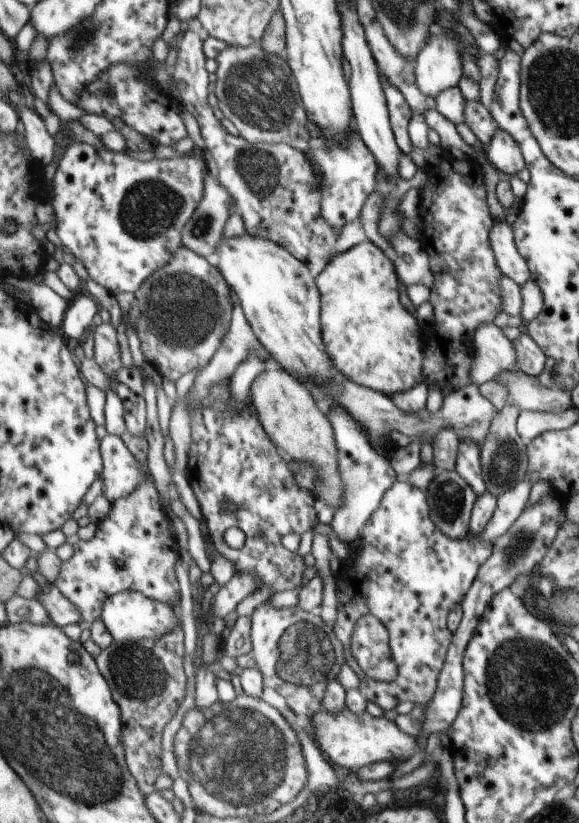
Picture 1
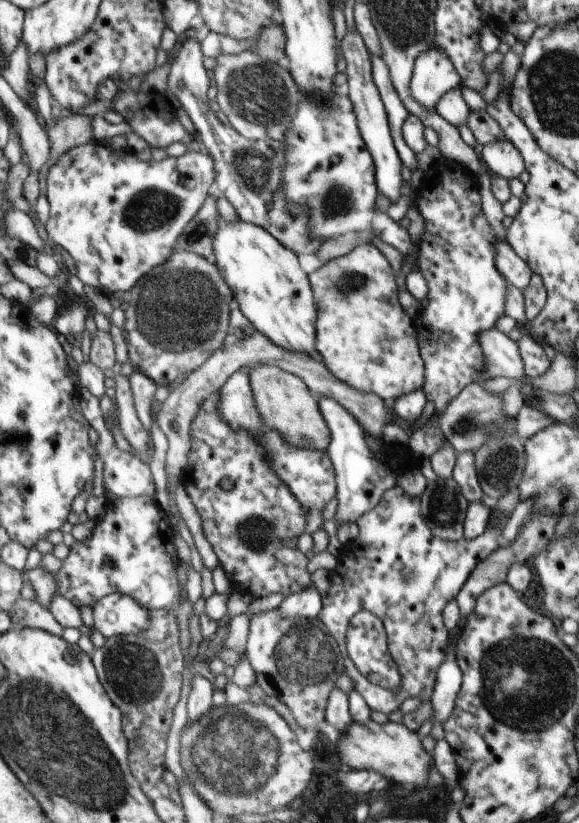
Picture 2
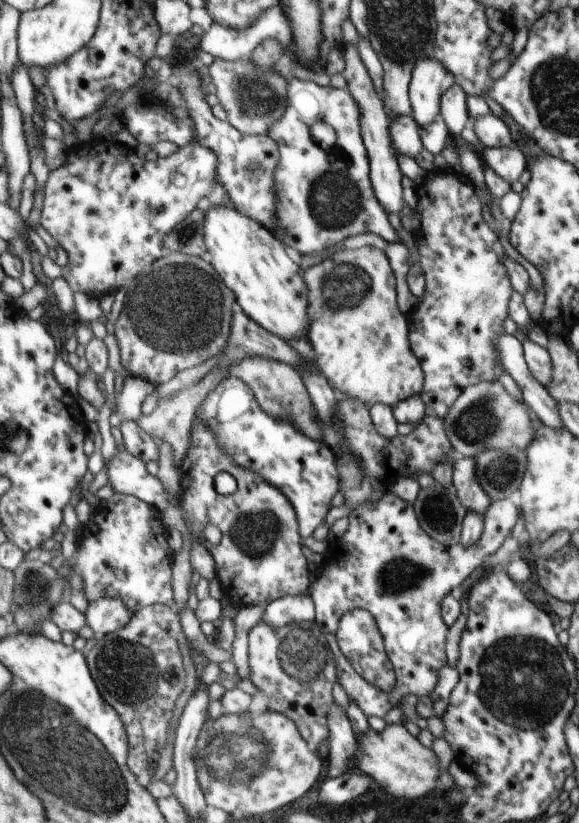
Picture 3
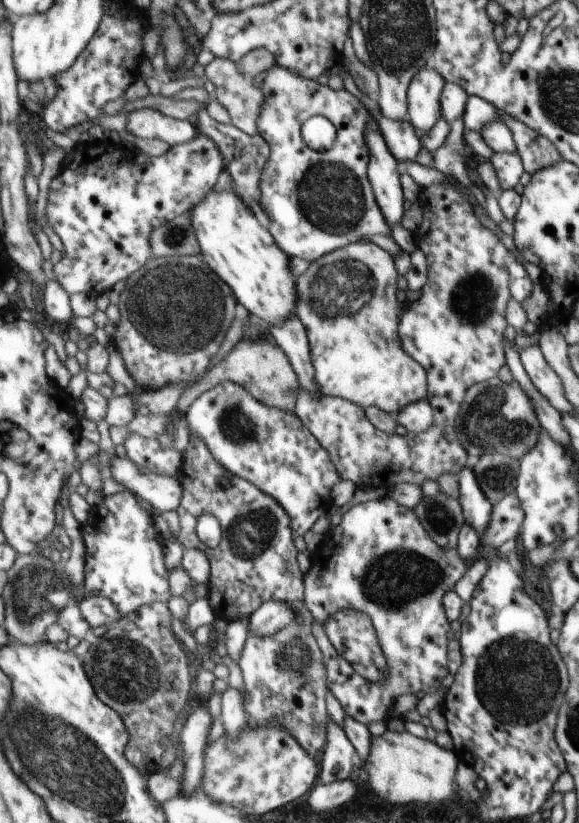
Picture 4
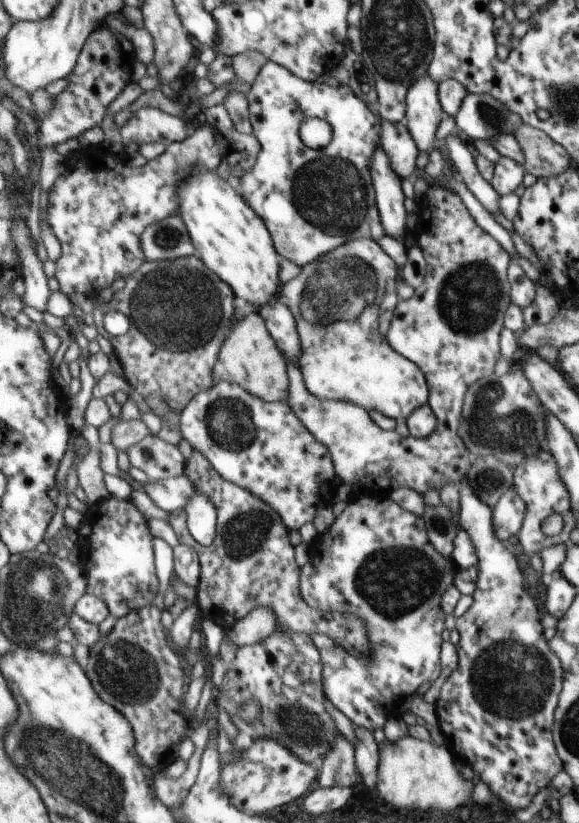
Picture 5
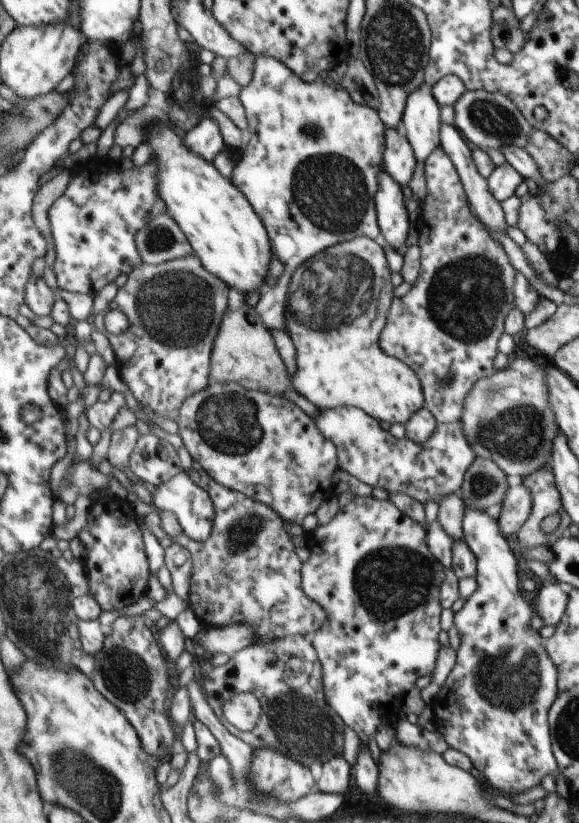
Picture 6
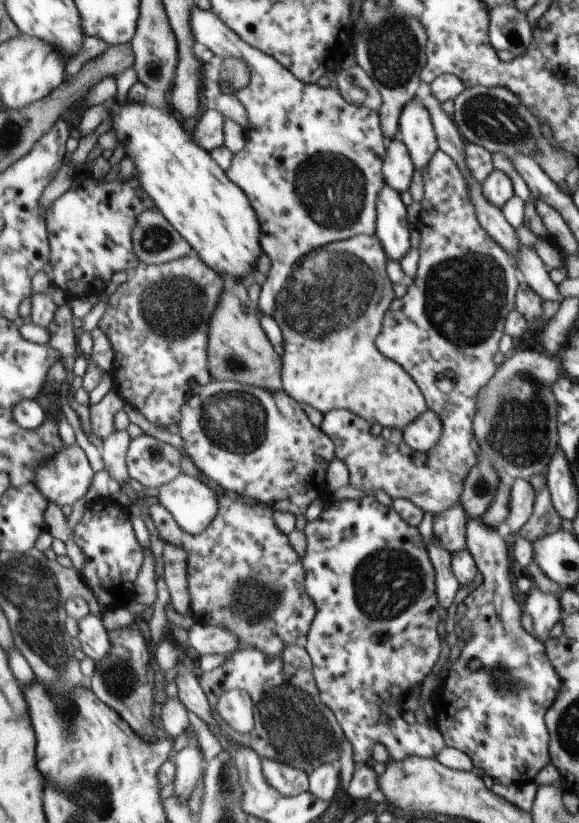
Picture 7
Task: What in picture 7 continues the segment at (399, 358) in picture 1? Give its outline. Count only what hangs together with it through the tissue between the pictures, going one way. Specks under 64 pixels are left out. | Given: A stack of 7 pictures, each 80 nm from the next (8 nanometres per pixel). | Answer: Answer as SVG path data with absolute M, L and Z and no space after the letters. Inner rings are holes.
M357 235L353 238L332 243L331 246L321 247L305 256L302 262L297 265L293 271L293 276L289 284L286 285L283 291L278 294L275 320L282 323L282 329L285 333L286 345L285 352L282 356L284 360L284 390L295 400L304 402L319 410L323 415L335 409L348 408L353 409L356 415L367 419L371 424L380 424L385 428L397 428L404 432L405 427L417 420L419 416L426 413L428 408L428 401L424 397L423 390L414 379L414 376L396 360L386 357L384 353L377 348L376 340L379 338L381 331L384 328L384 318L387 314L392 302L397 298L397 292L393 292L393 282L389 280L389 253L384 249L384 245L375 235Z

